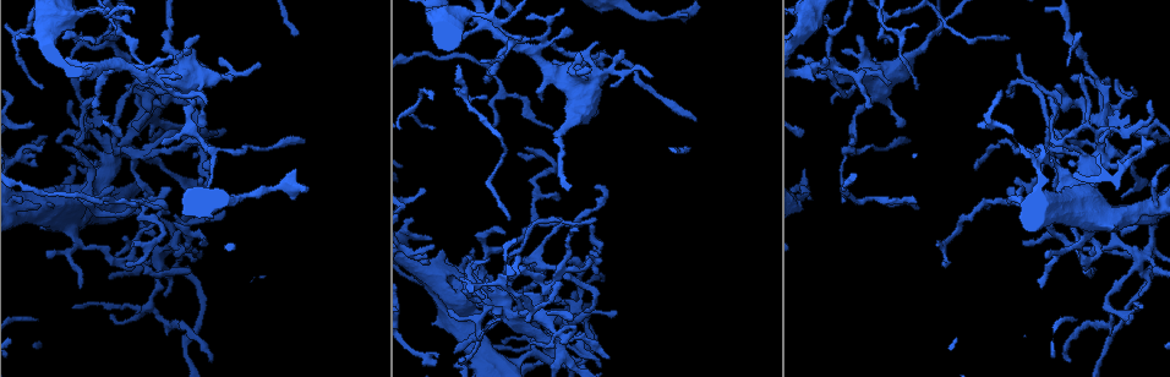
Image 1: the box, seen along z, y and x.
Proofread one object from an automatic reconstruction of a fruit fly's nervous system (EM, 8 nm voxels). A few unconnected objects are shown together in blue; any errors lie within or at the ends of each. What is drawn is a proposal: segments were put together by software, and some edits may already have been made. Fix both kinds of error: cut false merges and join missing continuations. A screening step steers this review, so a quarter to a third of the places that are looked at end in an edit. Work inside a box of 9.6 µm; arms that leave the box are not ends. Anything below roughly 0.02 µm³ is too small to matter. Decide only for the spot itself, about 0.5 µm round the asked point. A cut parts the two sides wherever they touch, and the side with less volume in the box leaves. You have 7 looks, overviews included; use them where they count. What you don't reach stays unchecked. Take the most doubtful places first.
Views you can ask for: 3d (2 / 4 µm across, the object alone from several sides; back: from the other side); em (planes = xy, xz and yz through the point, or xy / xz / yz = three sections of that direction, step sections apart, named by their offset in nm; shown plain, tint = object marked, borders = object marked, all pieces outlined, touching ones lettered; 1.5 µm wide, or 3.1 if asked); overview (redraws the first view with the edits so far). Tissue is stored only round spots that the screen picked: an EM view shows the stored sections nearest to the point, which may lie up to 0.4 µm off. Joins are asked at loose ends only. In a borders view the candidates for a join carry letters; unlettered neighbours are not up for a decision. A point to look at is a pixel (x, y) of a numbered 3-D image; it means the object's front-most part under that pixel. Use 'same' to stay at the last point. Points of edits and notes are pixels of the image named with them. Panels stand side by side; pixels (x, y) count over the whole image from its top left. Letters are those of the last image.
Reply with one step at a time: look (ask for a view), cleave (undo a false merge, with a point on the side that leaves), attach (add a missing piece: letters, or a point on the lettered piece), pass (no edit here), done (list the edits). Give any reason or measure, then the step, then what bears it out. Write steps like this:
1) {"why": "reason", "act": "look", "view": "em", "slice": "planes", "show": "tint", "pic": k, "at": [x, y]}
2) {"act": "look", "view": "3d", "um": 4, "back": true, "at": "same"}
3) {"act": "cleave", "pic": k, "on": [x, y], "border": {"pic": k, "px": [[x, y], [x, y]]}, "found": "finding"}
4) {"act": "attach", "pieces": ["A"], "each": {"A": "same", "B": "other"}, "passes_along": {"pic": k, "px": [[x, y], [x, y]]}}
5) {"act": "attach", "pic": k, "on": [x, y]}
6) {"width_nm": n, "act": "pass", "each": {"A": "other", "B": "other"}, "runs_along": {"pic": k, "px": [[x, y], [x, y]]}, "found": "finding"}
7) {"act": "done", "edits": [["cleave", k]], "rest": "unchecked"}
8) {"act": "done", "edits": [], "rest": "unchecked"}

{"why": "abrupt turn", "act": "look", "view": "em", "slice": "planes", "show": "borders", "pic": 1, "at": [170, 227]}

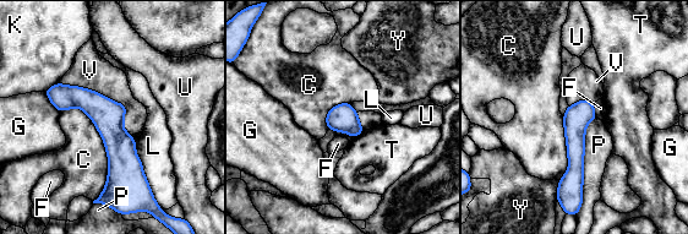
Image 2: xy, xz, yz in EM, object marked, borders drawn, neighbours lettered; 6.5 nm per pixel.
{"act": "pass", "each": {"C": "other", "F": "other", "G": "other", "K": "other", "L": "other", "P": "other", "T": "other", "U": "other", "V": "other", "Y": "other"}, "found": "all the same neuron"}

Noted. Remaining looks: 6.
{"why": "thin end", "act": "look", "view": "em", "slice": "planes", "show": "plain", "pic": 1, "at": [527, 148]}

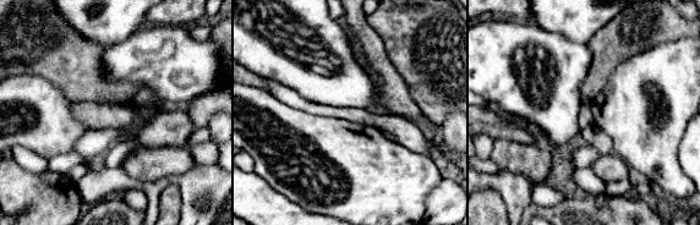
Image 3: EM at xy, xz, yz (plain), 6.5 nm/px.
{"act": "look", "view": "em", "slice": "planes", "show": "borders", "at": "same"}

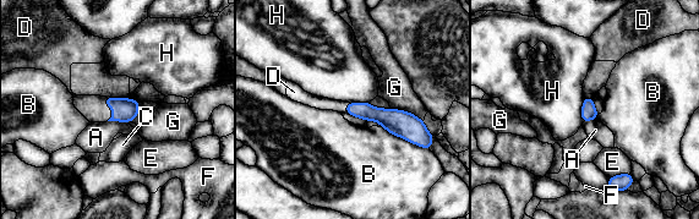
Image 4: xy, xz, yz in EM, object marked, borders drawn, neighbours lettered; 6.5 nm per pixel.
{"width_nm": 100, "act": "pass", "each": {"A": "other", "B": "other", "C": "other", "D": "other", "E": "other", "F": "other", "G": "other", "H": "other"}, "runs_along": {"pic": 4, "px": [[349, 109], [388, 118], [421, 133]]}, "found": "none of them fits"}

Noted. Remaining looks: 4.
{"why": "tapers out", "act": "look", "view": "em", "slice": "planes", "show": "plain", "pic": 1, "at": [69, 99]}

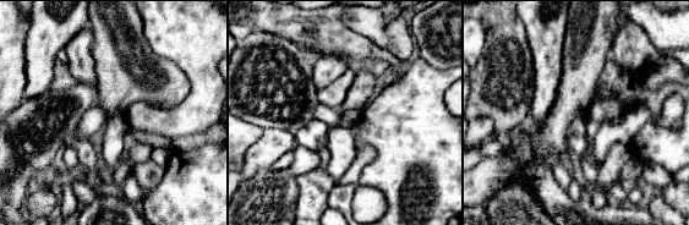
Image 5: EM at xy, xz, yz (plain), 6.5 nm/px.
{"act": "look", "view": "em", "slice": "planes", "show": "borders", "at": "same"}

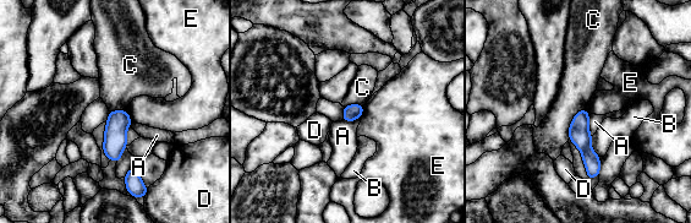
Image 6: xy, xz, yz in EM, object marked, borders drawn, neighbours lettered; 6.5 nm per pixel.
{"longest_contact_nm": ["C", 240], "act": "pass", "each": {"A": "other", "B": "other", "C": "other", "D": "other", "E": "other"}, "found": "no lettered piece goes on from it"}

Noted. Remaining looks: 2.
{"act": "done", "edits": [], "rest": "unchecked"}

